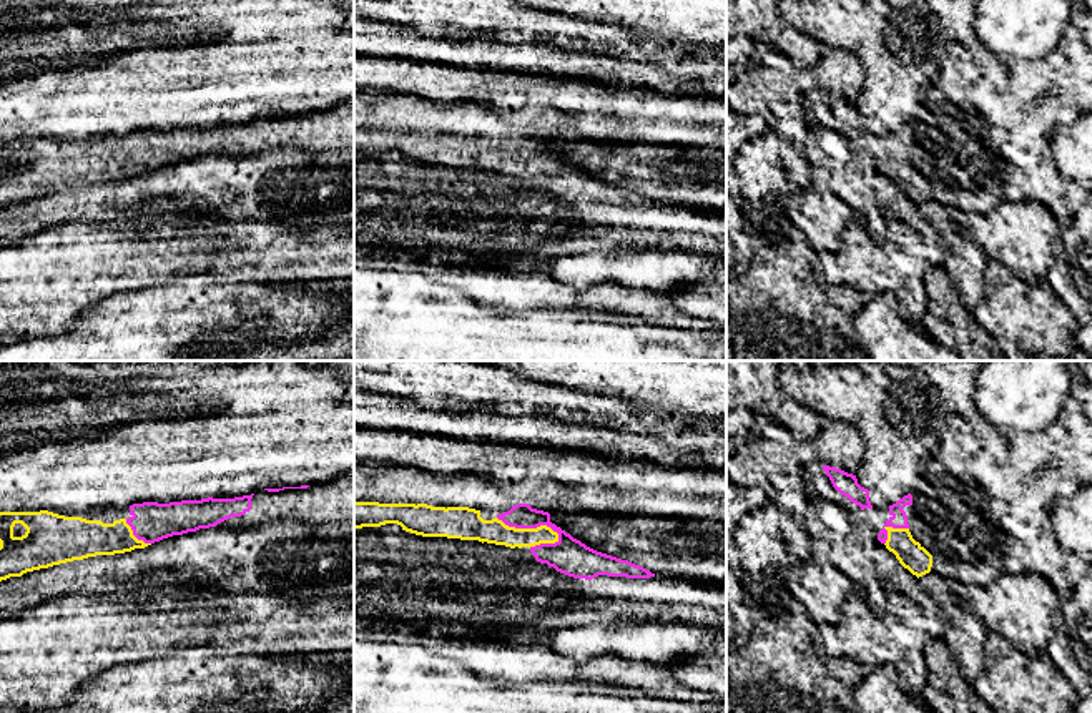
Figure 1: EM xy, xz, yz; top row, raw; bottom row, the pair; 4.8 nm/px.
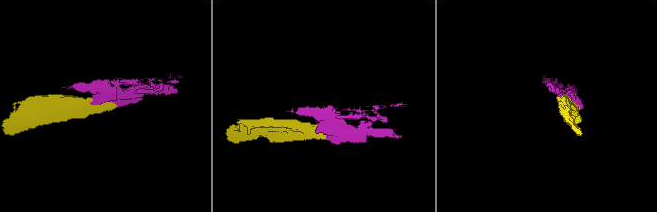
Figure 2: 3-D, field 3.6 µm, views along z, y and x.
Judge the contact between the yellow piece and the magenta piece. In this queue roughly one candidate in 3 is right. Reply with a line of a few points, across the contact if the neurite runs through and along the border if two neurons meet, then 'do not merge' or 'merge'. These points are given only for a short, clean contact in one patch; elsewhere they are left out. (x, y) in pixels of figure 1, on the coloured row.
line xz (494, 531), (531, 529), (549, 527), (569, 555); merge

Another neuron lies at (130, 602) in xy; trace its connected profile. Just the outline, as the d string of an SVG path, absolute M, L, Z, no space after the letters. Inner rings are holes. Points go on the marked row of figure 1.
M191 587L189 603L148 613L143 603L155 593L135 590L103 598L65 595L20 617L0 620L0 711L57 708L71 701L100 673L183 652L213 656L266 652L354 656L354 595L226 593Z

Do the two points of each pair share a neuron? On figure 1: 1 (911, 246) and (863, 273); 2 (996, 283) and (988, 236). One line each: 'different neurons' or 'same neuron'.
1: same neuron
2: different neurons

